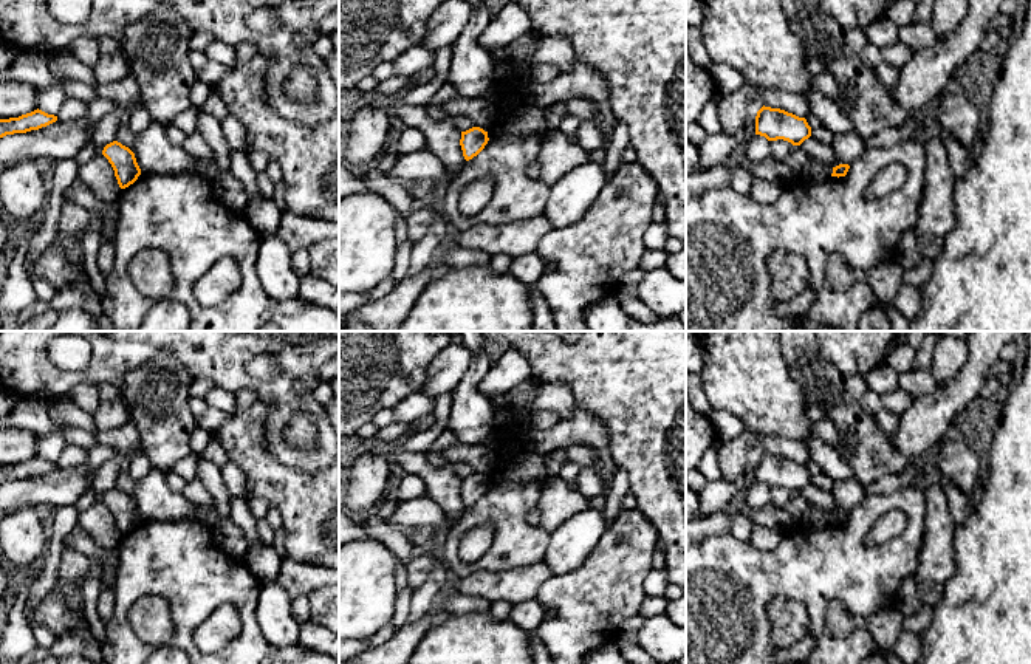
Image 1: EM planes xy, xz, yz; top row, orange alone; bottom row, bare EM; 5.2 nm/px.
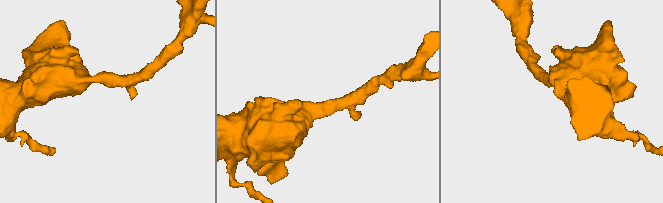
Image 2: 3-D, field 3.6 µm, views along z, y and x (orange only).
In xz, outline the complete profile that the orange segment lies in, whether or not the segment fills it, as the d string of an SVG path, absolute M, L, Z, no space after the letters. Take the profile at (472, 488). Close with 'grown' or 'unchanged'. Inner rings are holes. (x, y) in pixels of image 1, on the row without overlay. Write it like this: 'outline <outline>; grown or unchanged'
outline M472 474L466 478L461 478L460 492L461 492L464 506L469 508L474 503L477 503L485 495L488 488L489 488L488 478L485 478L480 474Z; unchanged

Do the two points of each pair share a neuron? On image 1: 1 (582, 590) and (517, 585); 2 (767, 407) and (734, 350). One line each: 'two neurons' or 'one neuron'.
1: two neurons
2: one neuron

